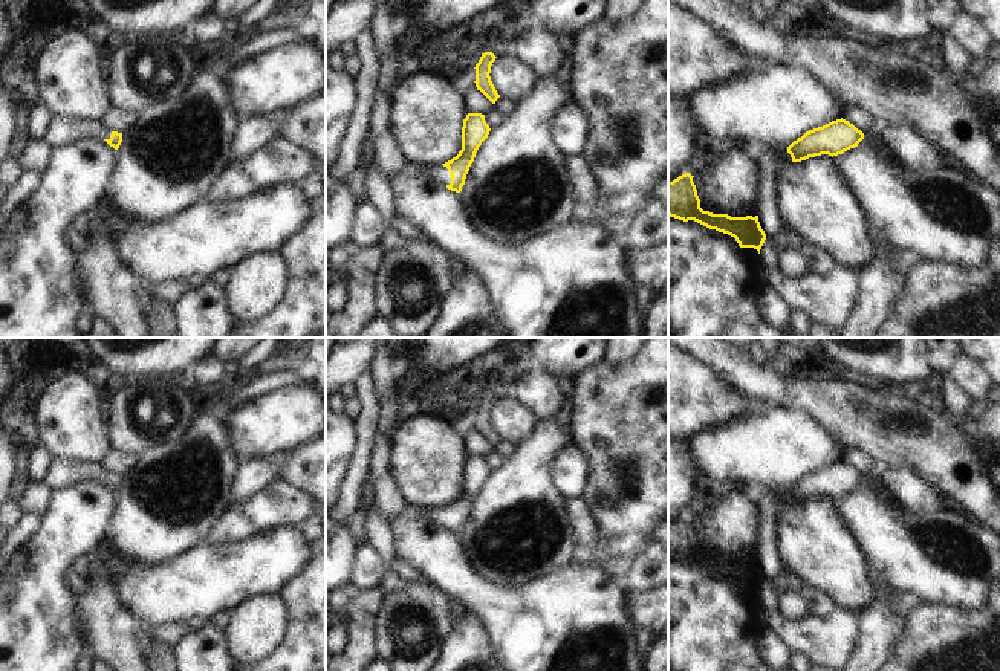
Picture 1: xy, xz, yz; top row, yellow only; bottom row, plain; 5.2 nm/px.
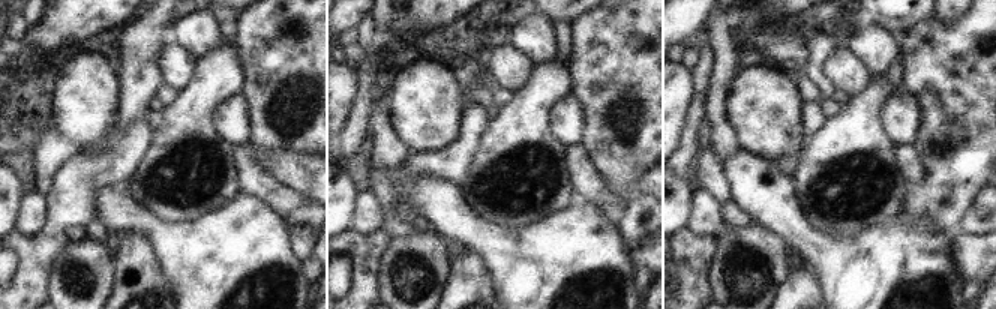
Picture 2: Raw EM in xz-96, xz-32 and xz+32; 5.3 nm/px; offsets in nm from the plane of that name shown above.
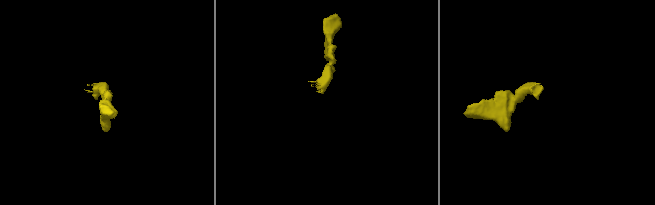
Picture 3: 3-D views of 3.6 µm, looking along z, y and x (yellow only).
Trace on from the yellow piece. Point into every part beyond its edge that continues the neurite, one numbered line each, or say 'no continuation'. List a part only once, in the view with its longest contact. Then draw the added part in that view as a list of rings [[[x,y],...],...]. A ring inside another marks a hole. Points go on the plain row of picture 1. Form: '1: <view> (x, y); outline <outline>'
1: xz (439, 517); outline [[[422,507],[420,518],[442,529],[451,524],[450,514],[443,507]]]

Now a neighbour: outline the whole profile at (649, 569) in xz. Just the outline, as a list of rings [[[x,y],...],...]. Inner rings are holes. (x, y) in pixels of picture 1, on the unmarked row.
[[[650,543],[633,558],[621,584],[627,593],[641,593],[668,582],[668,552],[659,543]]]

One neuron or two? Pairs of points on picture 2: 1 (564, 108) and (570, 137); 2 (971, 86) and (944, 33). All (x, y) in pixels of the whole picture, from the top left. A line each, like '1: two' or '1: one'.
1: one
2: one

